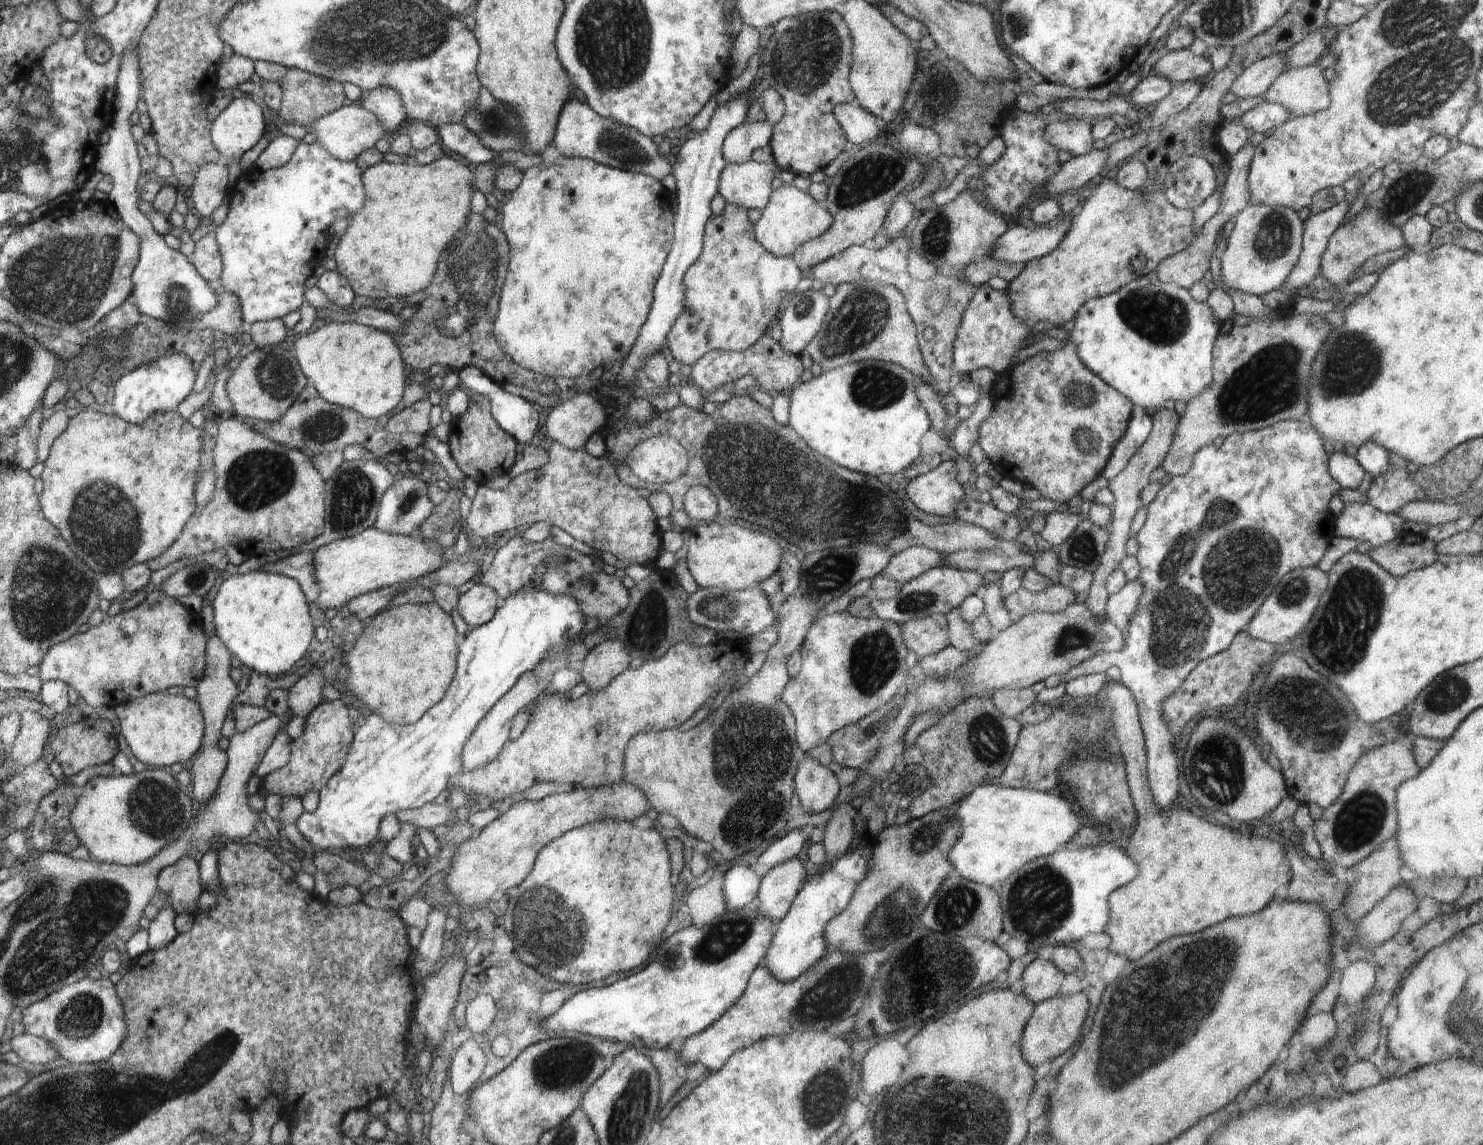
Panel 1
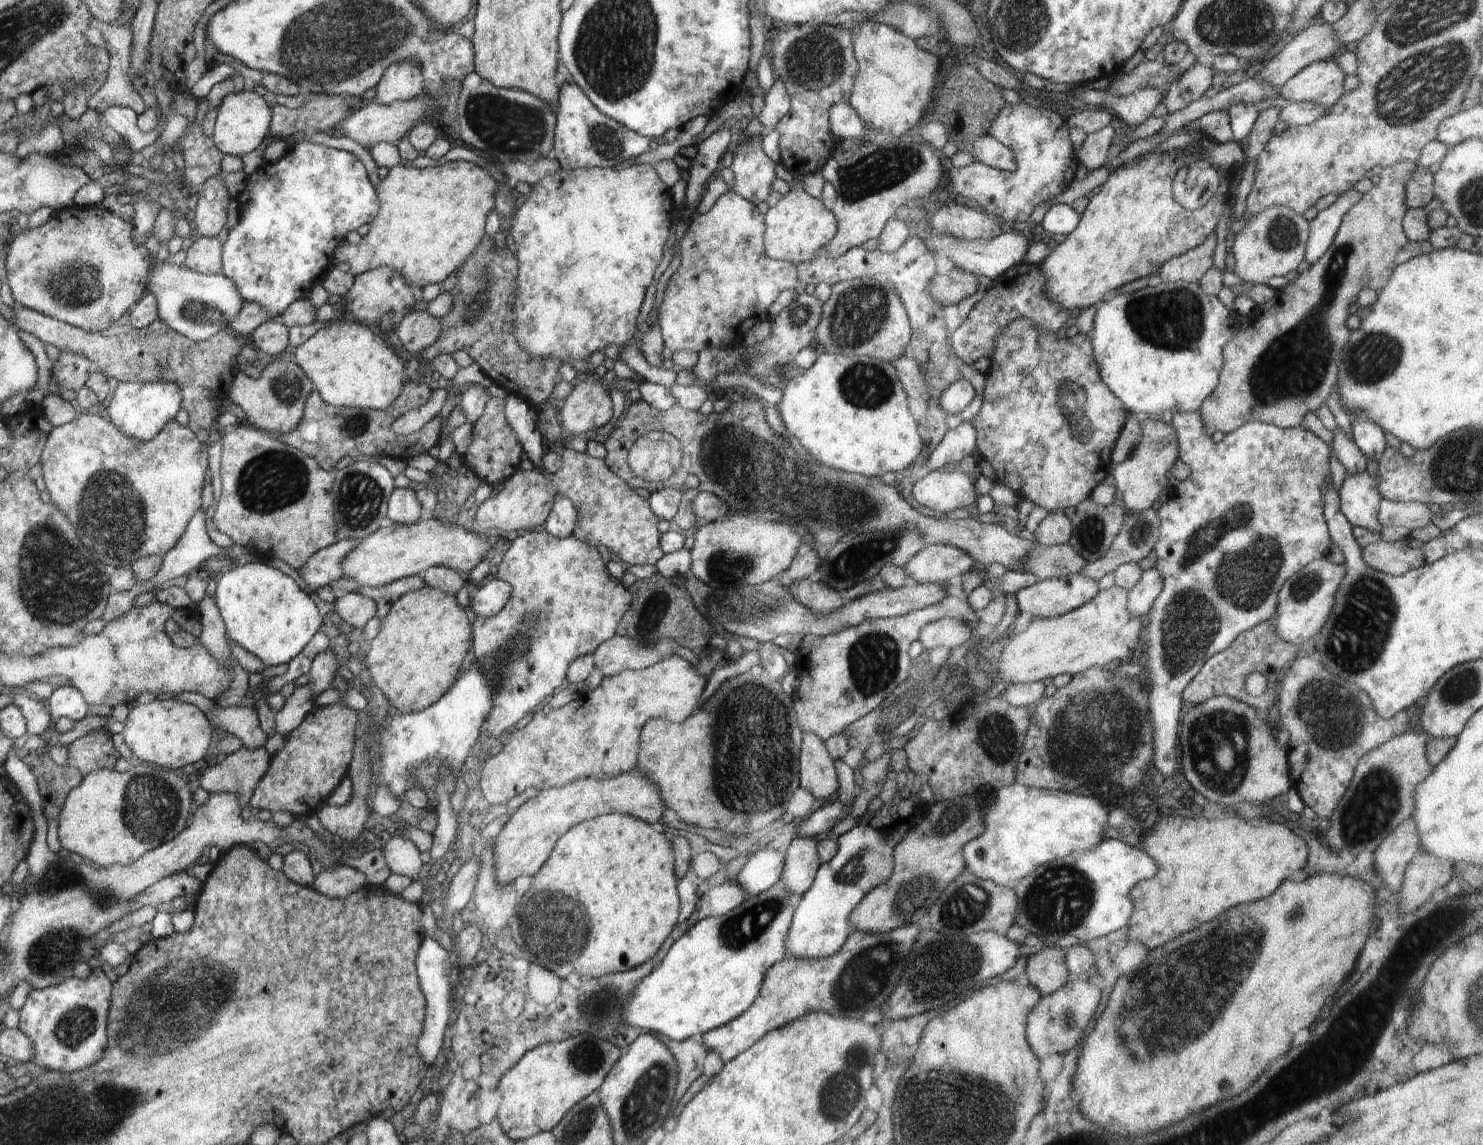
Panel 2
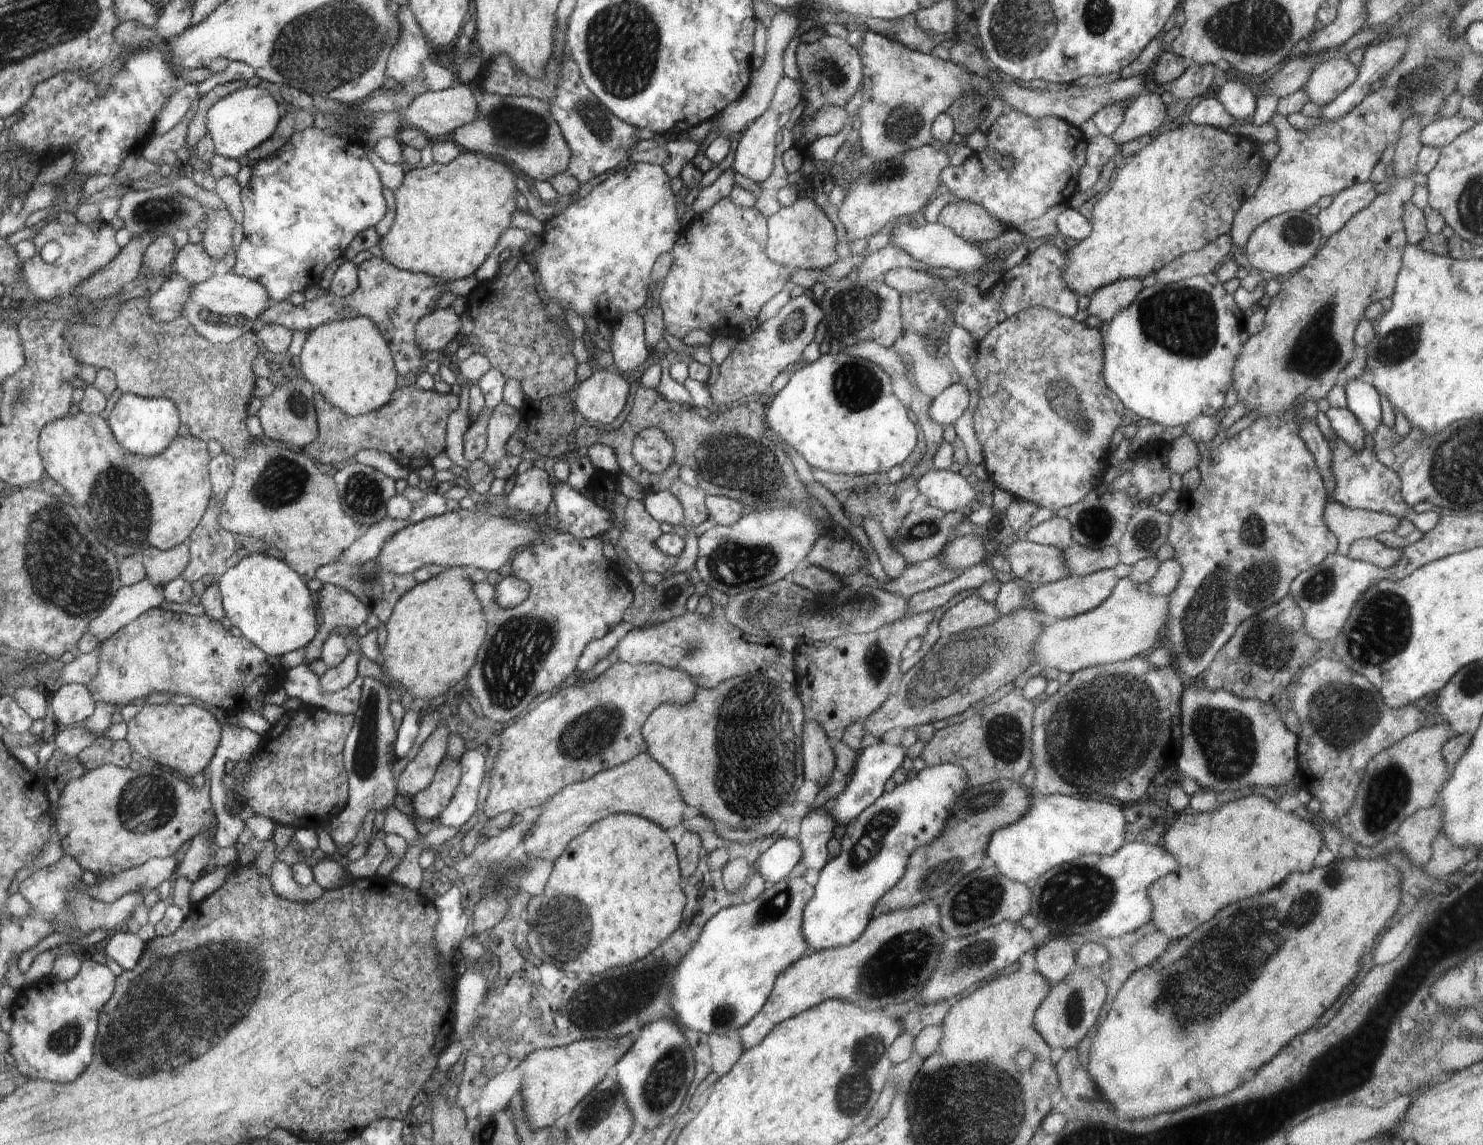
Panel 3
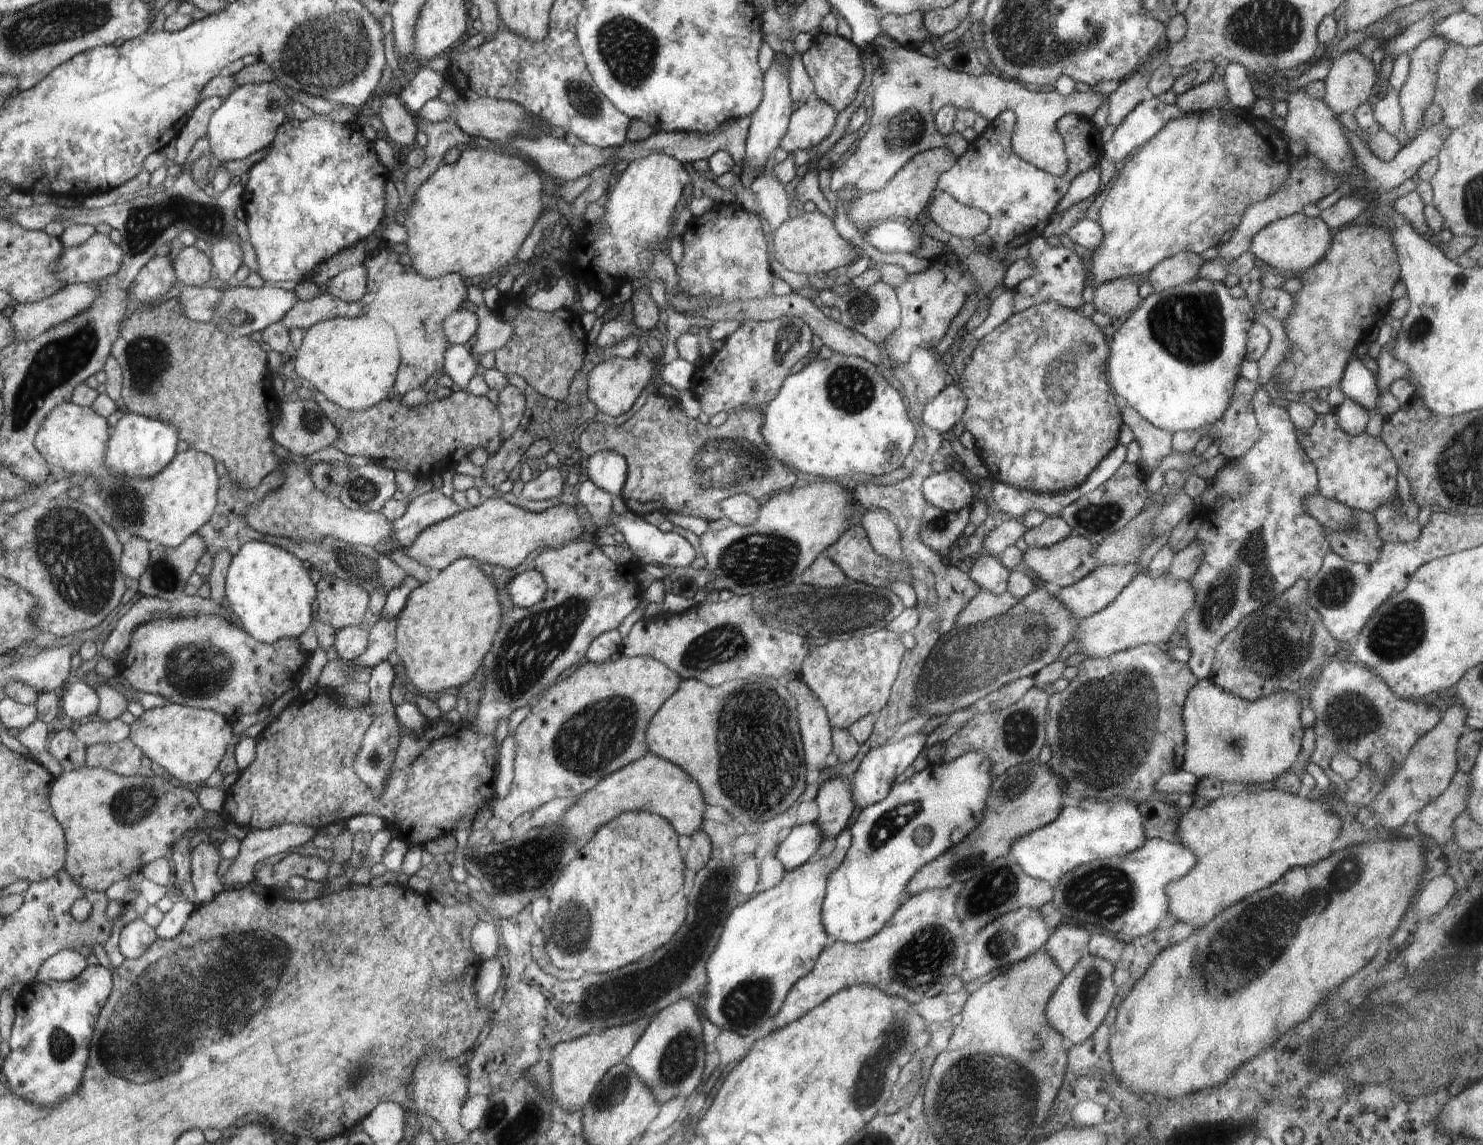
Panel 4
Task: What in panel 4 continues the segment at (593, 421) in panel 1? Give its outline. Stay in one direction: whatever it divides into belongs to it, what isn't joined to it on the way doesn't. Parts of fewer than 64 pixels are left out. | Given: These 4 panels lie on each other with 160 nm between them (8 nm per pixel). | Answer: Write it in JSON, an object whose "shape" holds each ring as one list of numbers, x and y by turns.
{"shape":[[643,348,630,358,612,357,604,359,591,369,587,380,588,396,597,406,598,411,610,416,620,416,632,408,632,404,636,402,640,392,648,386,648,382,654,376,652,362,646,356,642,356,642,353,646,352,647,350]]}

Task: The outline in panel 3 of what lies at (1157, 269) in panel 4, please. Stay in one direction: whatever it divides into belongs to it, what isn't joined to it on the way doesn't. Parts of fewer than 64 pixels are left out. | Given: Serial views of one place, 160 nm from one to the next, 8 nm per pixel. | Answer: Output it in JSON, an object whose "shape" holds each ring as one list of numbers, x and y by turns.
{"shape":[[1220,235,1202,250,1190,251,1154,272,1158,285,1169,285,1193,276,1214,272,1214,266,1232,250,1231,236]]}

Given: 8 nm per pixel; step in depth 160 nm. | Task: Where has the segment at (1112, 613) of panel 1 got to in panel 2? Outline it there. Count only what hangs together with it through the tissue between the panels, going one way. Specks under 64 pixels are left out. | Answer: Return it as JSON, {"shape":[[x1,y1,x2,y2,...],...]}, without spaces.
{"shape":[[1156,569,1145,570,1136,586,1129,590,1127,598,1129,613,1146,618,1162,588,1163,580,1160,573]]}

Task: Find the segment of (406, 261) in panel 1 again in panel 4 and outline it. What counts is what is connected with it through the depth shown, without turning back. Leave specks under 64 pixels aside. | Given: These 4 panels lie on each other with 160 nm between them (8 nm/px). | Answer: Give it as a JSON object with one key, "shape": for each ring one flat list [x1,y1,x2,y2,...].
{"shape":[[466,146,462,148,461,155,455,163,441,164,431,175,428,180,421,184,421,187,417,190,413,204,409,209,407,219,404,226,408,233,408,239,406,244,409,248,409,255,412,257,412,268,422,274,427,279,435,279,438,277,446,277,449,274,461,274,464,278,472,278,478,280,486,274,496,272,498,268,506,266,508,262,512,262,512,258,516,258,516,254,520,252,520,246,522,242,526,240,526,236,530,234,530,230,535,227,539,216,541,215,544,204,542,204,542,180,538,176,538,172,526,164,524,160,520,160,520,156,506,156,506,153,496,152,496,150,488,150,482,147]]}

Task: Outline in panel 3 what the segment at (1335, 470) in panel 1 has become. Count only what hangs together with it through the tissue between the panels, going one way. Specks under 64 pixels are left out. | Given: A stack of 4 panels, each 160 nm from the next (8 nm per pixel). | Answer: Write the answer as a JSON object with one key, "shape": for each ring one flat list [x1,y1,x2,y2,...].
{"shape":[[1331,406,1325,414,1336,436,1344,440,1352,450,1361,451,1364,448,1365,428,1351,410]]}

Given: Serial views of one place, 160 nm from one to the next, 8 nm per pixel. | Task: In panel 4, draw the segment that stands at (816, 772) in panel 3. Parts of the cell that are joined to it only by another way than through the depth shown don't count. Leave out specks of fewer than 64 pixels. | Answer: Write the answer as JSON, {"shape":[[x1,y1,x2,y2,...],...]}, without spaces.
{"shape":[[800,678,785,684,786,689,798,704,798,722,801,723,802,742,805,742,806,762,811,770,819,772,831,765,832,740,828,714,821,700]]}

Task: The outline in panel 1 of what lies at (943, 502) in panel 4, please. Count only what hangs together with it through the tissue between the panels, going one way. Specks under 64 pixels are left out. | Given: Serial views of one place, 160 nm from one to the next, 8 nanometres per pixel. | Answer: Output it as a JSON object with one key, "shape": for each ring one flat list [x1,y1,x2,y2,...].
{"shape":[[950,460,917,476,906,487,908,498,926,514,952,516,958,502,965,496,964,488,956,480,957,468]]}

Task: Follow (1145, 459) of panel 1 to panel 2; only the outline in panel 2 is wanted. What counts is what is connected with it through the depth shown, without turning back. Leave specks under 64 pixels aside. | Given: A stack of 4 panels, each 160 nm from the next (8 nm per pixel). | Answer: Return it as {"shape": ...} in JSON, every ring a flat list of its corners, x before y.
{"shape":[[1140,413,1136,415,1138,424,1143,432,1138,446,1126,460,1111,467,1111,477,1114,479,1118,492,1122,492,1122,506,1130,513,1139,513,1150,509,1158,500,1160,492,1166,489,1166,472,1171,470,1179,459,1179,444,1177,432,1173,425,1161,421,1150,420,1149,416]]}

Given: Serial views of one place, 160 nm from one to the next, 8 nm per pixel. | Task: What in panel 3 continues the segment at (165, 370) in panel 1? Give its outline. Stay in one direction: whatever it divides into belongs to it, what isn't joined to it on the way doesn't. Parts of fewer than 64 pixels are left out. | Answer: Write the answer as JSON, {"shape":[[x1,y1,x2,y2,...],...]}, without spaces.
{"shape":[[122,393,108,418,113,435,127,451,150,458,158,457,169,448,178,437,181,423,180,412,170,399,145,399,132,393]]}

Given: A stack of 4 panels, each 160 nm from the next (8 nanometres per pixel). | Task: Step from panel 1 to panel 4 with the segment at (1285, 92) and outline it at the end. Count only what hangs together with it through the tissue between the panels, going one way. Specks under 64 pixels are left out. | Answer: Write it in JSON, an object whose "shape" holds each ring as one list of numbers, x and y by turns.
{"shape":[[1348,49,1338,54,1332,63,1325,78,1325,97,1323,101,1337,114,1354,112,1361,104,1368,103,1370,95,1380,93,1381,78,1377,78,1376,66,1372,60,1364,57,1354,49]]}

